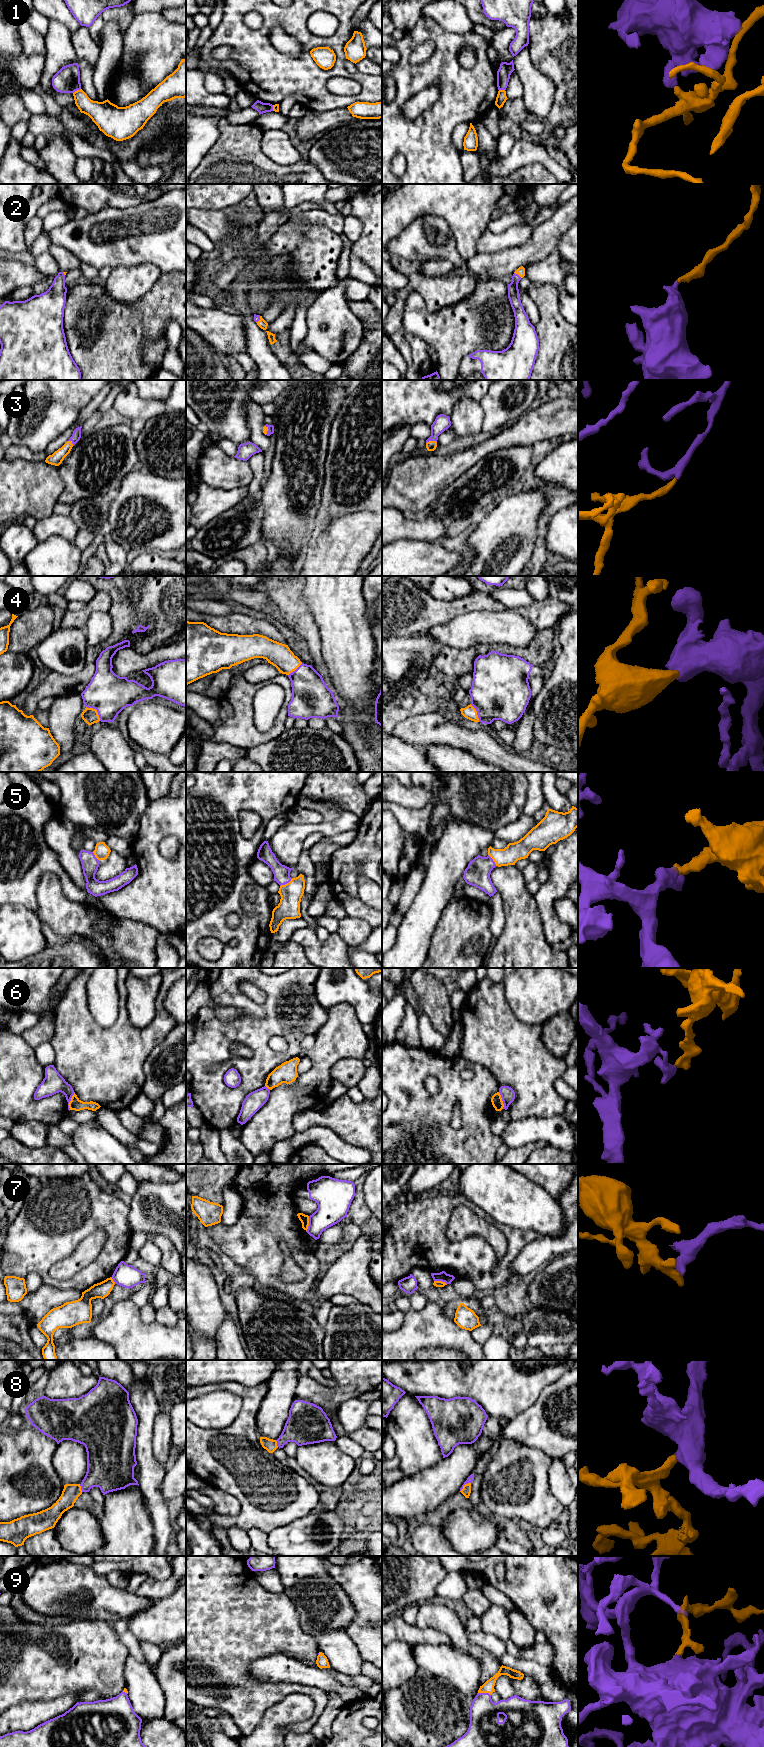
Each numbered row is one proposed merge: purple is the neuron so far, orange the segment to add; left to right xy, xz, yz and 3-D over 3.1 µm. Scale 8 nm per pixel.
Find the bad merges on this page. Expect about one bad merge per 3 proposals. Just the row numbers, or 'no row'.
1, 6, 7

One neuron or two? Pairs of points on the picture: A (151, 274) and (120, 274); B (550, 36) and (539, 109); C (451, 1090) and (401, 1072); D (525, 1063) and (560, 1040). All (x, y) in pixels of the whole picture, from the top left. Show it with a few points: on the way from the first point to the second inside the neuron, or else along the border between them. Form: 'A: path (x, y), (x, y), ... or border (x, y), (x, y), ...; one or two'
A: path (143, 274), (128, 274); one
B: border (530, 56), (532, 65), (553, 83), (553, 97); two
C: path (441, 1077), (435, 1071), (414, 1072); one
D: border (541, 1026), (543, 1045), (555, 1056), (563, 1059); two

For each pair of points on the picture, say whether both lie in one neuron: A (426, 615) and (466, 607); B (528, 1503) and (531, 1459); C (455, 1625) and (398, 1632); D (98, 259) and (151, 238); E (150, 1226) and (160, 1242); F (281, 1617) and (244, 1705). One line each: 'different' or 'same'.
A: same
B: same
C: different
D: same
E: different
F: same

